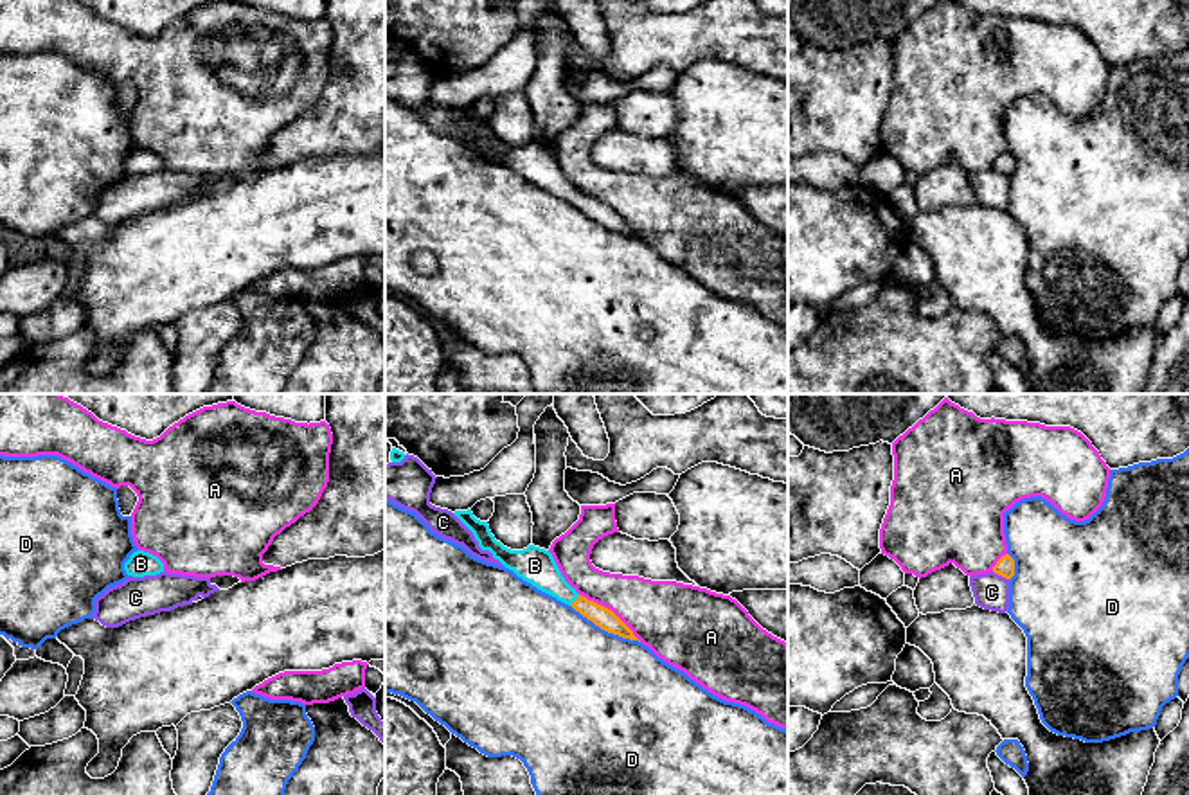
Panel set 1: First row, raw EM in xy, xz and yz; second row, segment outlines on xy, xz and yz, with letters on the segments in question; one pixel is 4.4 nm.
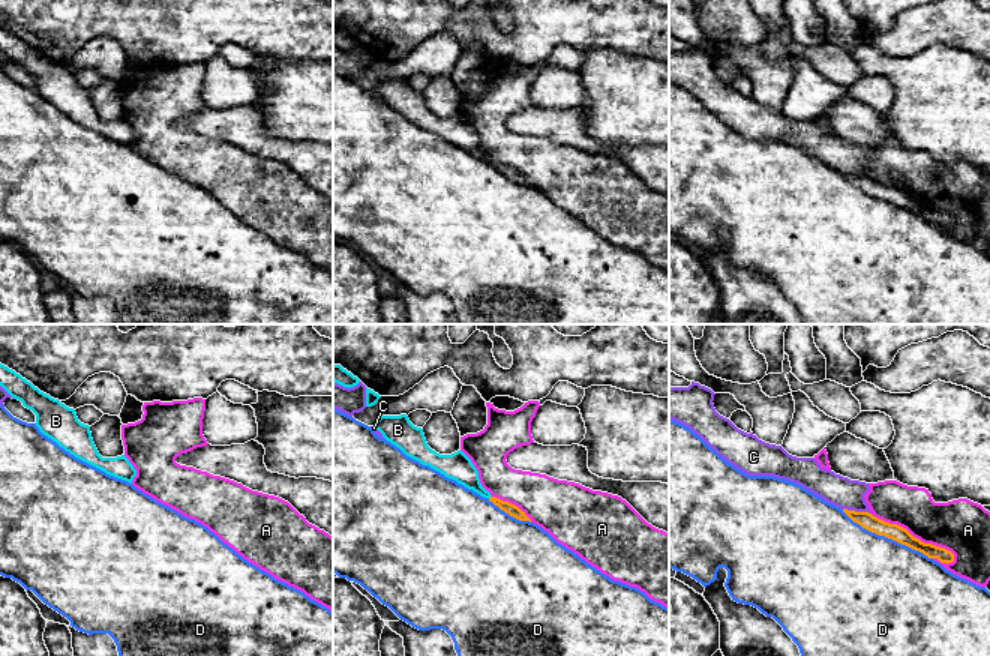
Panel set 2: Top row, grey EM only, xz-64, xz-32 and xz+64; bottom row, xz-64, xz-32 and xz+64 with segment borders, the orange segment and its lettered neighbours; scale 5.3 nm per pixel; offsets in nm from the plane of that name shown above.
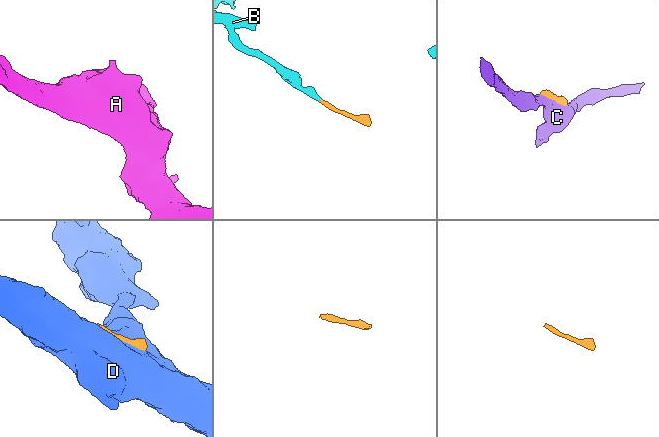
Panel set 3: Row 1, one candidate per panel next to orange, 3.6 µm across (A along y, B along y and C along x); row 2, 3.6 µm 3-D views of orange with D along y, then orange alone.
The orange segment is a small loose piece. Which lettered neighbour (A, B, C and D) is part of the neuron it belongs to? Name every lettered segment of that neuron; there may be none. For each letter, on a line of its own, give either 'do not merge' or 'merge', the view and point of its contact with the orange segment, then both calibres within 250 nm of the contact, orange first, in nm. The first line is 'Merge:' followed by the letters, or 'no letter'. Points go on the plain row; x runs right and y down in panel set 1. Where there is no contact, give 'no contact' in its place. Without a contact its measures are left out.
Merge: B
A: do not merge; contact xz (610, 207); calibres 90 and 320 nm
B: merge; contact xz (576, 196); calibres 90 and 160 nm
C: do not merge; contact yz (1001, 171); calibres 90 and 160 nm
D: do not merge; contact xz (605, 227); calibres 90 and 500 nm

